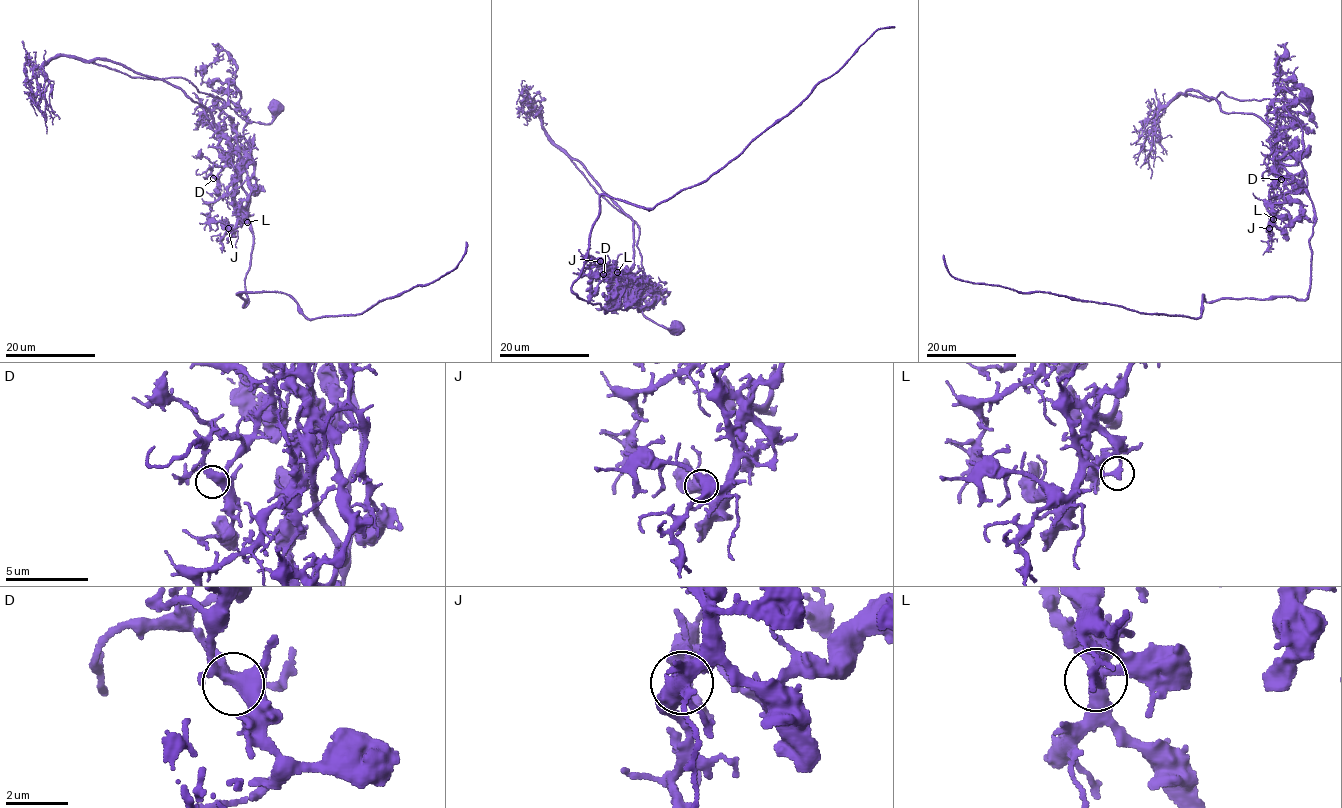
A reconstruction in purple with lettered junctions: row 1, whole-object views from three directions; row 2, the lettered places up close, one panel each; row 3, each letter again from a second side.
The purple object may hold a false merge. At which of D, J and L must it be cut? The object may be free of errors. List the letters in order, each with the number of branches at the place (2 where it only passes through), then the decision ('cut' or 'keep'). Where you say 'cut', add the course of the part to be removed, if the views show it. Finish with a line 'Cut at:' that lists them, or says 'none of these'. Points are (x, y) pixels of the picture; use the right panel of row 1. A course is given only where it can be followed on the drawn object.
D: branches 3; keep
J: branches 3; keep
L: branches 2; cut; course (1273, 218), (1268, 195), (1275, 137), (1252, 113), (1223, 112), (1216, 98), (1174, 96), (1159, 112), (1150, 178)
Cut at: L

